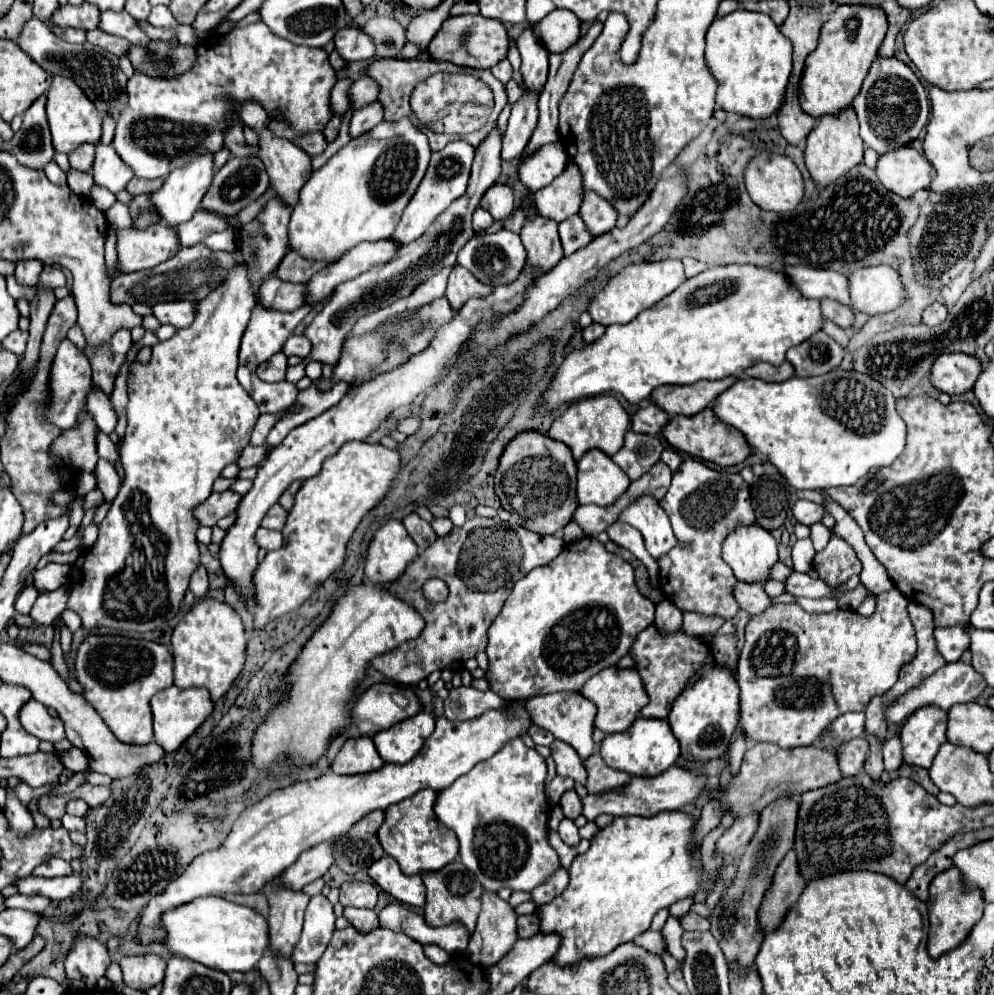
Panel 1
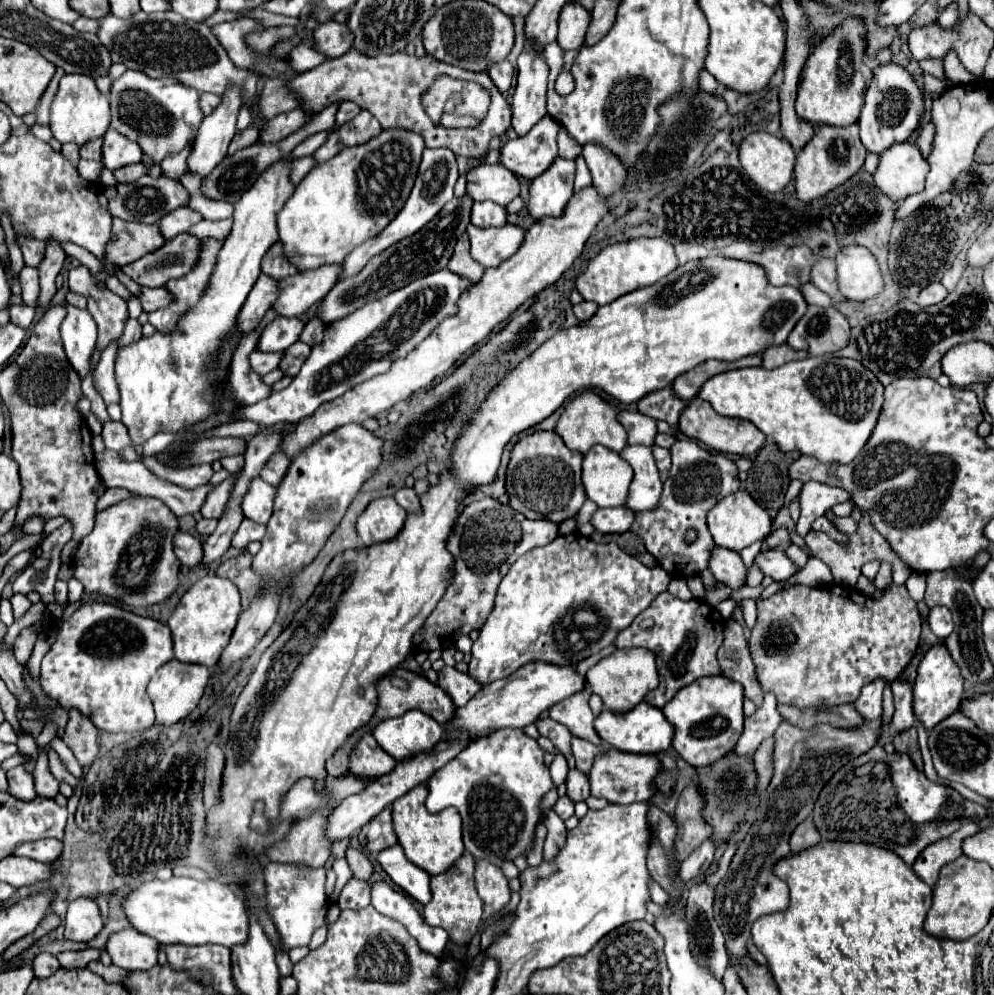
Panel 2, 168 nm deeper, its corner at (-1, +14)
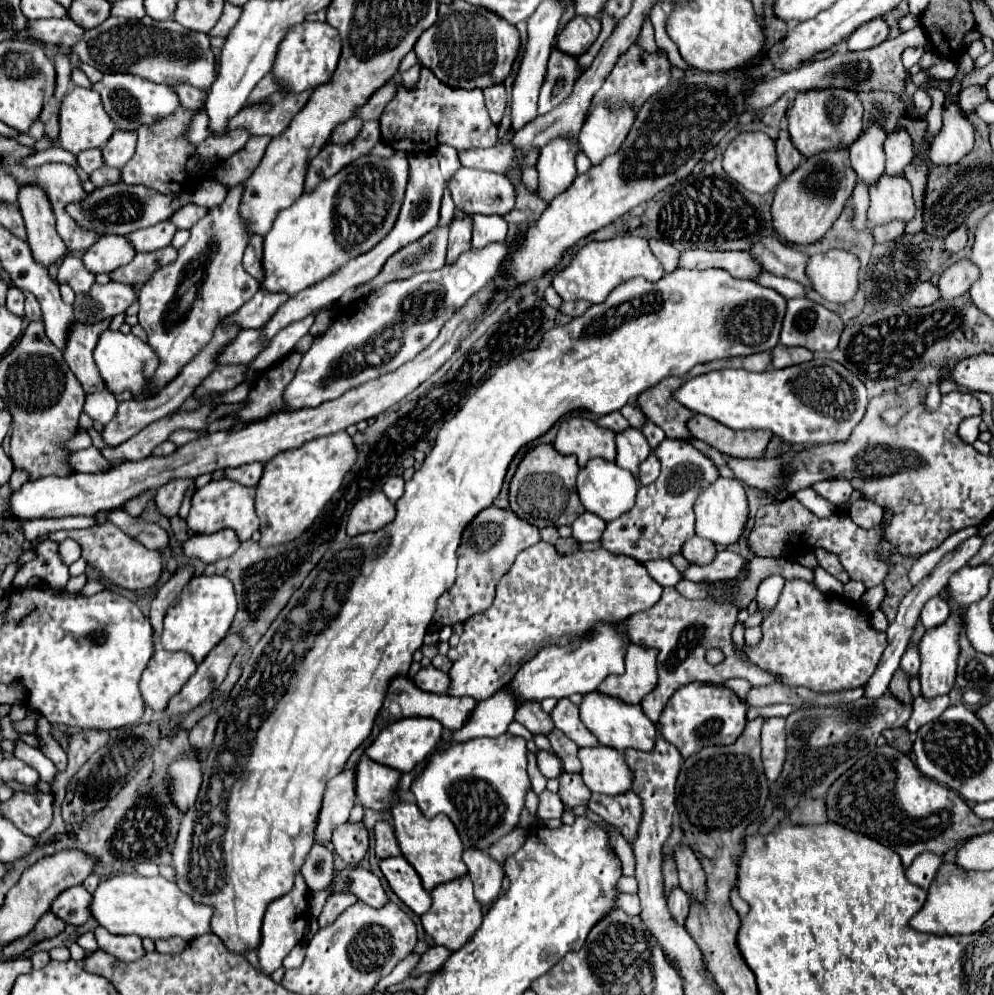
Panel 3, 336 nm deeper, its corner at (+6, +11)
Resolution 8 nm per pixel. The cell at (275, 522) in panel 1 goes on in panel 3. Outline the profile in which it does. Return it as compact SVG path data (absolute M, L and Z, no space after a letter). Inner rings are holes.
M228 478L212 480L206 486L202 486L200 490L196 490L186 522L198 534L214 534L222 528L232 528L238 532L240 540L246 542L258 530L258 516L254 512L254 498L256 498L256 488L242 486L240 482L234 482Z

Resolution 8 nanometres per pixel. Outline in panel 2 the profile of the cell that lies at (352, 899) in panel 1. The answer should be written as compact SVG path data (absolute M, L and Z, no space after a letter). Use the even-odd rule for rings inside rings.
M349 847L349 849L347 849L347 861L349 861L349 865L351 865L351 869L353 869L353 875L355 875L357 879L369 881L371 873L373 873L373 867L371 867L371 861L369 861L359 849Z

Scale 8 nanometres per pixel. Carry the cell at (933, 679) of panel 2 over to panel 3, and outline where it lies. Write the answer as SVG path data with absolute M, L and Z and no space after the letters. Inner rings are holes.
M950 616L940 628L926 630L920 650L920 694L924 698L944 696L954 688L956 676L956 636L960 632L960 620Z

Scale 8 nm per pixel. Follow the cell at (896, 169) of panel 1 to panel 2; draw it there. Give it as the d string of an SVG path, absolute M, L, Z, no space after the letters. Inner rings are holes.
M897 143L881 155L873 179L885 197L899 203L923 191L927 171L929 165L915 145Z

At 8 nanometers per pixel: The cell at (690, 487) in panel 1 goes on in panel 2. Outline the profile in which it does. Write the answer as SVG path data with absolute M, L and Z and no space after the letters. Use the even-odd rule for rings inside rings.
M677 439L669 451L673 457L673 467L669 471L669 479L663 483L659 509L651 509L651 513L635 513L631 531L643 539L645 549L667 573L673 577L691 577L707 569L711 549L715 547L705 523L707 511L727 493L735 493L739 489L739 477L735 461L723 453L699 447L693 439ZM687 529L697 531L693 543L685 541Z

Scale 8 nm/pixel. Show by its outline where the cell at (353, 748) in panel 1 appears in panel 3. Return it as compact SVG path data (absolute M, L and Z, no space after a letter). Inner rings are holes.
M366 754L360 756L360 762L356 764L356 798L364 808L370 810L386 810L392 808L392 784L396 784L396 772L394 768L388 768L384 764L376 764Z

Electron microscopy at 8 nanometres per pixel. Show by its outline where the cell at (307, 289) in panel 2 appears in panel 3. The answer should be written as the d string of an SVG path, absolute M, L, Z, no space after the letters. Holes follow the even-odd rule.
M260 288L252 300L248 300L242 308L238 308L234 314L226 316L224 322L238 324L242 328L264 328L270 316L276 314L276 310L288 300L288 294L284 292L266 292Z

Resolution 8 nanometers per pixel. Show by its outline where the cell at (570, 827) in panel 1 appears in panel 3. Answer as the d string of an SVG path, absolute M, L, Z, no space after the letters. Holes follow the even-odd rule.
M544 790L540 794L540 806L538 806L538 818L540 820L550 820L550 818L562 818L564 812L564 804L560 800L558 794L552 794L548 790Z

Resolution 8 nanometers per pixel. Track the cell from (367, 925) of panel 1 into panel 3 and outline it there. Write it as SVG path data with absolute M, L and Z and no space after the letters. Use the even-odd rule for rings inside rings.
M334 892L328 898L328 902L326 902L326 906L324 906L324 910L322 910L320 918L318 918L318 926L332 924L336 920L336 916L340 916L340 912L344 912L348 906L356 904L356 900L358 898L352 892Z

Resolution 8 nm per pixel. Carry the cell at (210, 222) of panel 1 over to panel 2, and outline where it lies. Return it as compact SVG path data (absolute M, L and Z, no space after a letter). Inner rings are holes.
M179 207L179 209L175 209L169 215L165 215L159 221L159 231L169 241L171 237L177 237L179 233L185 233L191 225L195 225L199 221L201 221L201 215L197 211L193 211L189 207Z

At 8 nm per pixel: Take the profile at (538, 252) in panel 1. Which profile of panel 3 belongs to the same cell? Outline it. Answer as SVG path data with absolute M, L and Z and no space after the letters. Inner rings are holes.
M552 140L540 150L538 170L538 196L544 202L550 202L554 196L564 192L576 178L574 156L580 148L568 144L566 140Z

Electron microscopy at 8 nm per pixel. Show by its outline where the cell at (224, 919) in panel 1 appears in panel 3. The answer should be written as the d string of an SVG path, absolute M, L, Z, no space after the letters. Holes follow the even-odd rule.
M120 874L100 882L92 896L90 912L112 934L136 934L152 940L180 936L186 942L202 934L210 934L210 922L214 916L212 906L192 902L192 896L184 894L176 882L170 882L162 876L144 878L132 874Z

